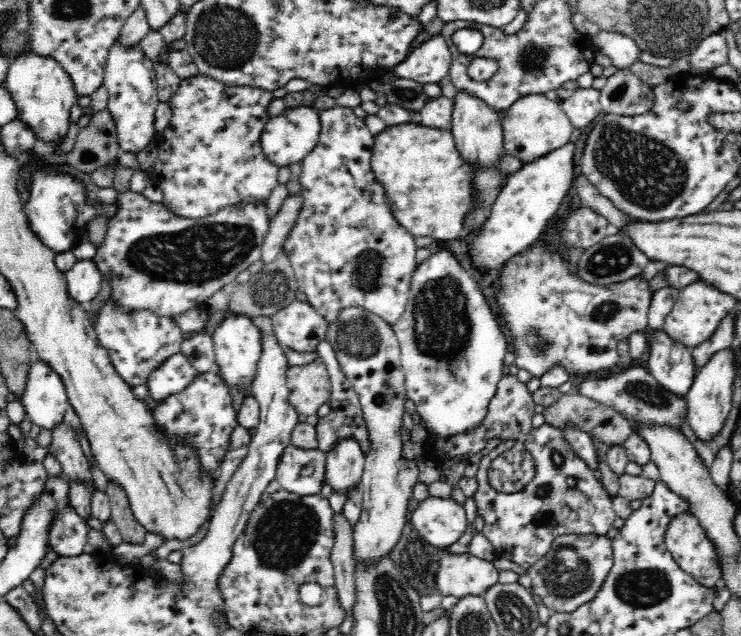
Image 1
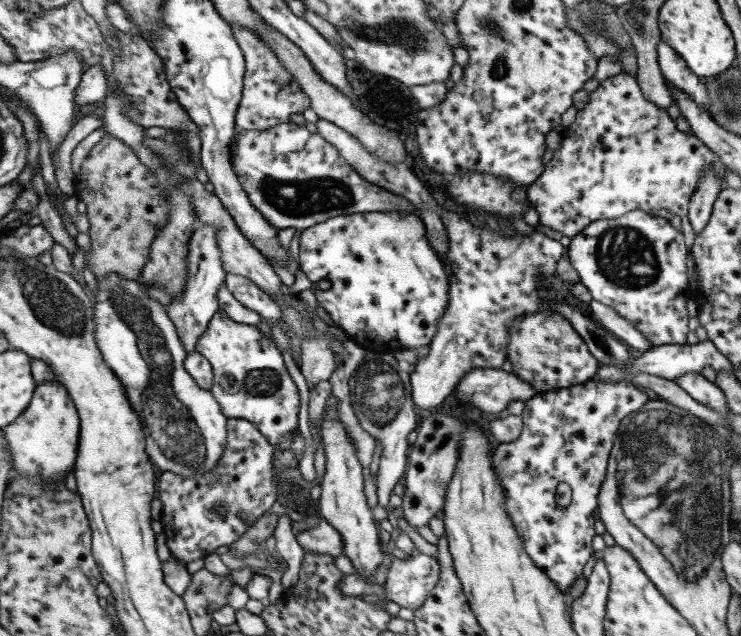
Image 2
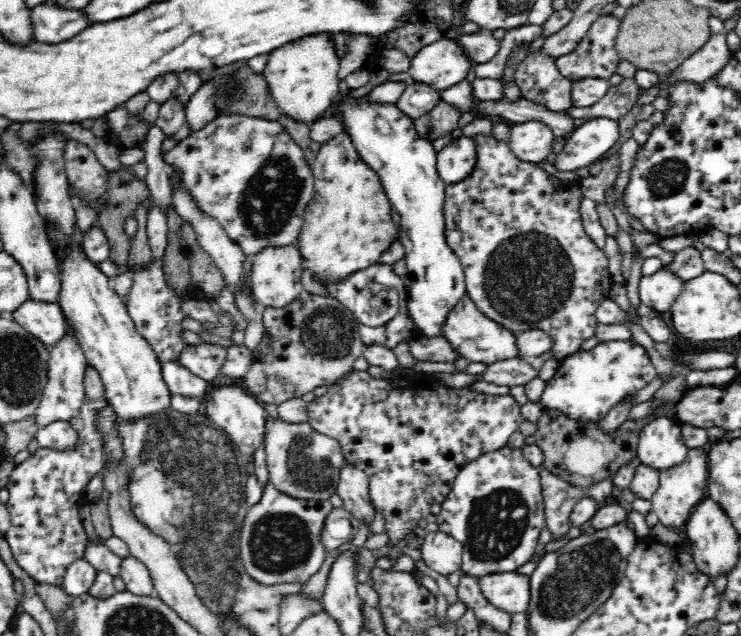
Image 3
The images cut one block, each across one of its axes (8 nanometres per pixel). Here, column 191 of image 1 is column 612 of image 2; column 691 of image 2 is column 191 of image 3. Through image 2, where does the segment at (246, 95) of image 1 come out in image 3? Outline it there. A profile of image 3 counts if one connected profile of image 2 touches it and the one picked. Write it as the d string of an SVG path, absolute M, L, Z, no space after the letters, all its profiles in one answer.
M222 116L222 118L215 118L210 124L206 124L206 128L202 128L202 130L198 130L198 132L192 132L187 138L178 142L177 146L168 152L166 159L166 163L171 167L178 167L178 169L180 169L184 187L186 187L186 189L190 191L190 194L192 194L192 197L198 201L198 207L200 207L204 213L214 217L214 219L220 223L224 231L226 231L228 237L238 244L246 255L252 256L265 246L277 247L296 244L304 222L306 205L313 197L315 180L313 179L313 169L304 156L303 148L294 143L294 140L290 137L290 133L282 126L282 123L279 123L277 120L250 118L249 116Z

